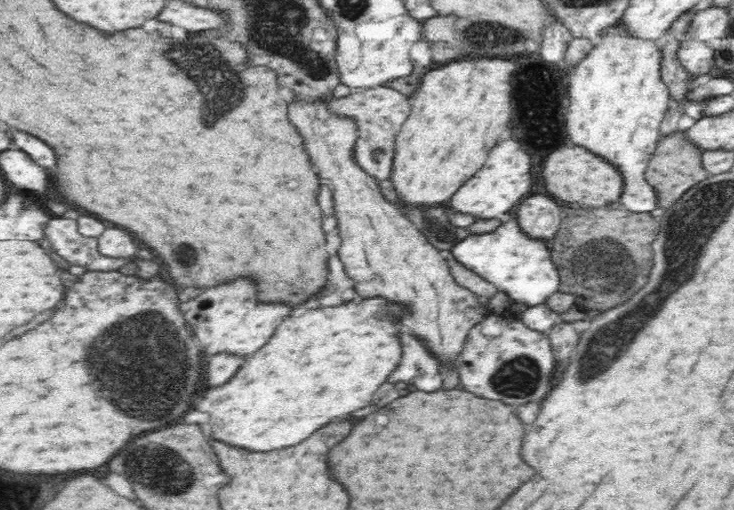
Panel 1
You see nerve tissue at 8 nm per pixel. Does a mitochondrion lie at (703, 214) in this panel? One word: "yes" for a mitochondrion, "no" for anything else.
yes

